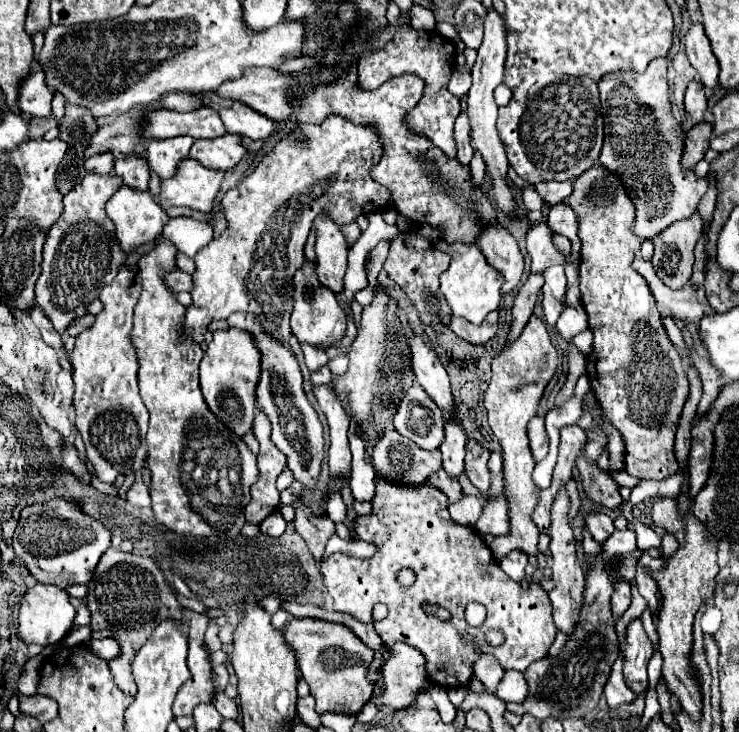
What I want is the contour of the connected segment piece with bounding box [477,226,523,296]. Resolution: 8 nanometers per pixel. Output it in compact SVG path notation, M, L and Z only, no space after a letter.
M485 228L481 232L481 240L477 240L485 258L493 268L497 268L505 276L503 294L509 296L513 288L519 284L523 274L523 256L515 238L505 228Z

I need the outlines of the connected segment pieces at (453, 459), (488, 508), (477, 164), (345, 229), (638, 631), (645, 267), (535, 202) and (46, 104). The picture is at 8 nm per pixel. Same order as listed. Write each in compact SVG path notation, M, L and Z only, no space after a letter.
M449 424L445 426L445 440L441 444L443 454L443 468L449 478L459 480L461 474L465 474L465 442L467 436L461 428L461 424Z
M503 498L483 504L483 514L475 524L479 534L507 536L509 534L509 508Z
M474 155L470 162L471 181L473 186L481 186L486 172L485 162L481 155Z
M355 222L340 227L340 230L342 231L345 240L349 246L352 246L358 240L358 238L362 233L360 228Z
M637 618L627 626L627 642L623 646L623 656L625 656L623 676L627 686L635 694L647 692L647 662L651 654L653 654L651 642L641 626L641 620Z
M703 233L694 250L695 263L693 265L693 275L689 282L687 282L681 290L673 290L673 288L665 286L665 284L659 280L659 276L655 274L655 270L653 270L651 262L641 260L639 256L633 260L633 270L635 270L635 272L639 272L639 274L647 280L647 284L649 284L649 288L651 288L653 296L655 296L655 302L659 302L661 306L665 306L665 308L671 312L671 316L673 316L673 318L677 318L677 320L681 320L685 326L689 326L687 330L689 330L693 336L697 336L697 334L699 334L699 322L701 322L701 316L709 316L709 314L711 314L709 302L705 300L705 288L703 288L706 267L705 244L706 236L705 233Z
M523 190L523 202L529 210L541 210L545 206L545 200L541 196L537 196L537 192L533 192L533 190Z
M33 72L25 78L19 92L19 108L23 114L33 118L47 118L51 114L51 98L53 92L45 86L45 76L41 72Z

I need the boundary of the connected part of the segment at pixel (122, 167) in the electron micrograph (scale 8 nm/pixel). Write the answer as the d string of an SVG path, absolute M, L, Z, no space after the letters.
M125 156L125 158L117 158L115 160L115 174L119 178L123 178L123 184L129 186L131 190L149 190L147 182L149 182L149 166L145 158L139 156Z

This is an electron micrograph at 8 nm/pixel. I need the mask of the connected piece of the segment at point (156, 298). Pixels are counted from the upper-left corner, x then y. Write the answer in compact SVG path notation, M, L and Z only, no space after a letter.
M159 238L153 248L143 254L137 262L137 276L141 276L141 298L137 302L135 310L135 326L131 332L133 346L139 356L139 390L143 404L147 406L151 418L149 418L149 432L147 432L147 444L149 444L149 470L151 470L151 508L155 514L155 520L165 526L167 530L181 534L181 536L193 536L193 538L207 538L213 534L225 534L225 536L237 536L245 524L245 504L251 500L251 484L259 480L259 468L257 468L257 456L249 450L249 446L233 434L233 430L227 432L227 426L219 420L219 416L213 416L209 410L201 388L199 388L199 362L203 356L203 350L193 338L185 336L183 322L187 308L175 298L171 288L165 284L165 276L177 270L177 246L167 240Z

